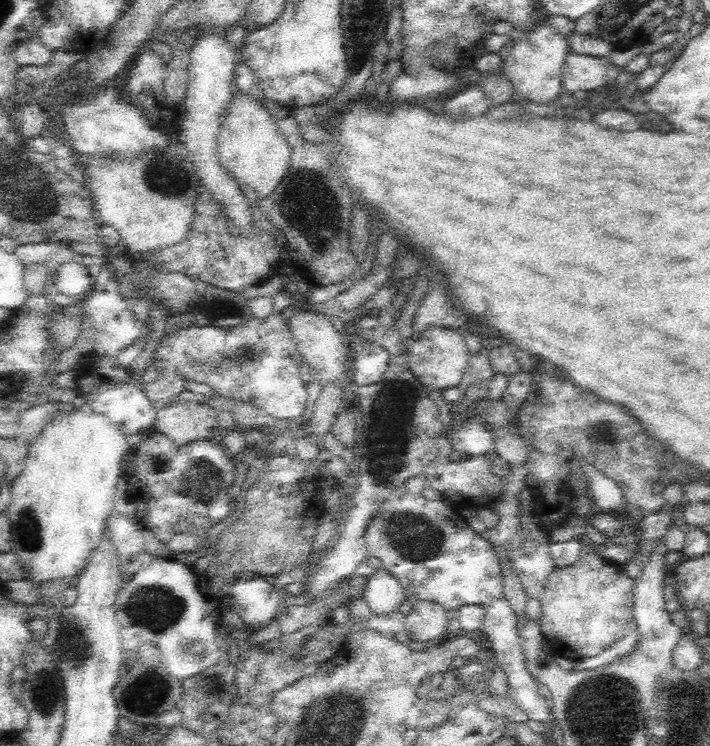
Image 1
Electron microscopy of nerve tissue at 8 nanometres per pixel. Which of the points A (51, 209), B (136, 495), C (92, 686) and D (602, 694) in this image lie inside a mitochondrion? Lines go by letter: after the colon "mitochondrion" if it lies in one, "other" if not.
A: mitochondrion
B: other
C: other
D: mitochondrion

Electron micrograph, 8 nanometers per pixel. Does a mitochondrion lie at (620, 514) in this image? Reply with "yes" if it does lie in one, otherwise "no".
no

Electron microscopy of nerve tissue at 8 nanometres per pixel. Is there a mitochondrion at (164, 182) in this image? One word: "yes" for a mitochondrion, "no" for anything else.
yes

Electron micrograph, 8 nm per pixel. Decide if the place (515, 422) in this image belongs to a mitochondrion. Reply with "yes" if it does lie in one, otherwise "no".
no

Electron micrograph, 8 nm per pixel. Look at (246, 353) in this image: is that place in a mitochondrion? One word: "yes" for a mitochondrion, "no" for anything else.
yes

